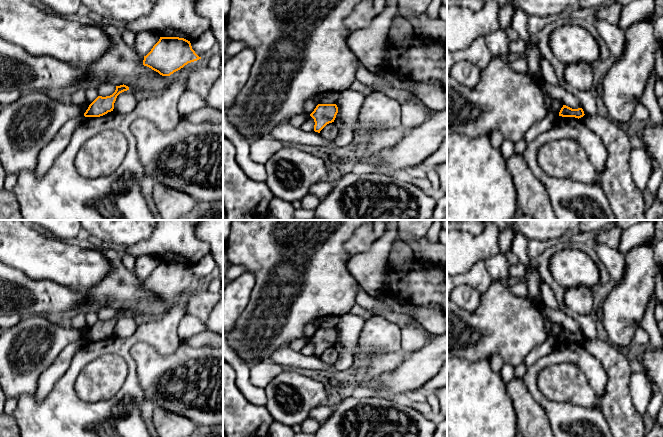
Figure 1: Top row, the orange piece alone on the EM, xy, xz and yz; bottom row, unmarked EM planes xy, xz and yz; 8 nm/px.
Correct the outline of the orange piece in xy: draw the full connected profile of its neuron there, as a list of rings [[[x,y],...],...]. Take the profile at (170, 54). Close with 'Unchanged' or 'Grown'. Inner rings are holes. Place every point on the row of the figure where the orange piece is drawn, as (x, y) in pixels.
[[[160,37],[151,51],[144,56],[143,65],[158,72],[162,76],[170,76],[188,63],[201,59],[192,49],[190,41],[179,37]]]. Unchanged

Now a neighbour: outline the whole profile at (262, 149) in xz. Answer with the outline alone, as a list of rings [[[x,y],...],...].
[[[262,136],[250,143],[249,157],[252,161],[265,164],[277,151],[284,147],[283,142],[272,136]]]

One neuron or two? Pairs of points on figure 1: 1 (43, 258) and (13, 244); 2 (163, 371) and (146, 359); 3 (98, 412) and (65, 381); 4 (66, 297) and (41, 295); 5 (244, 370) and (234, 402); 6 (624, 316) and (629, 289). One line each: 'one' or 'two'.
1: one
2: one
3: one
4: one
5: two
6: one

